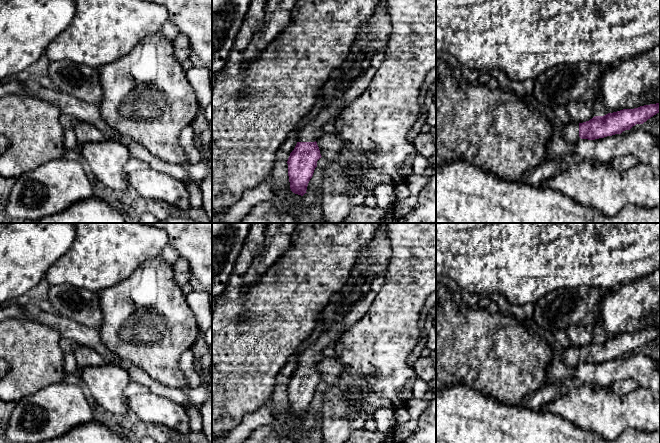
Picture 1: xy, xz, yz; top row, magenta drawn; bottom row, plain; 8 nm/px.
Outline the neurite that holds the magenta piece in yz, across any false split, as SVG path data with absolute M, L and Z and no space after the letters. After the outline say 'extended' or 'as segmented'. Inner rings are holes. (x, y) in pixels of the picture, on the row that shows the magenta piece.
M656 103L595 116L583 123L570 122L564 125L563 138L574 145L579 138L595 140L621 134L636 124L643 124L659 112L660 103Z; extended

